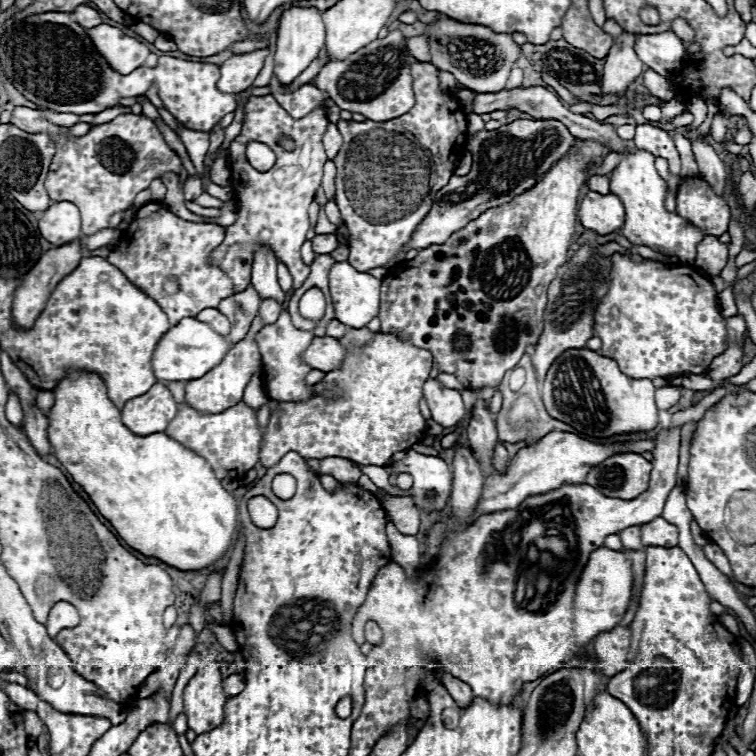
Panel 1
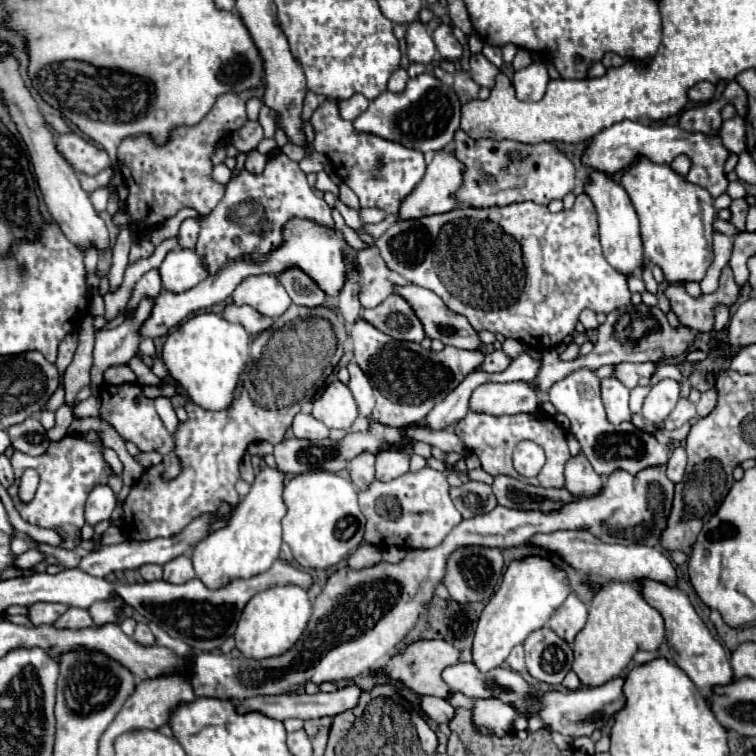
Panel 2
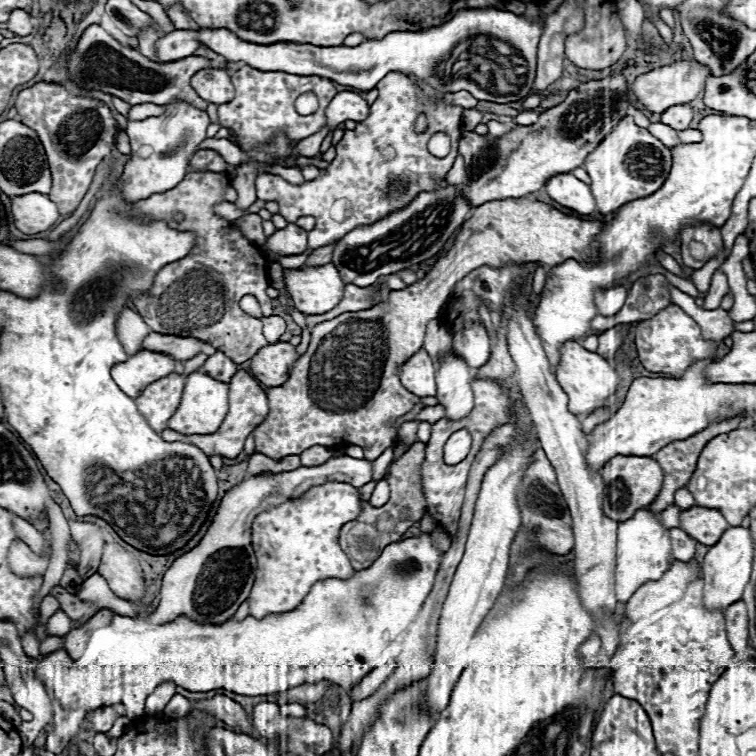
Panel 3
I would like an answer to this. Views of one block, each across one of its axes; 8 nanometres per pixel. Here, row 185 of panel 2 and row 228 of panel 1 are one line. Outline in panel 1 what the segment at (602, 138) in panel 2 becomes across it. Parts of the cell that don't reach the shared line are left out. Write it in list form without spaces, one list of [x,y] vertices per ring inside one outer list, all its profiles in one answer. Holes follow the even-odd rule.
[[[692,176],[692,178],[684,178],[678,186],[676,192],[676,212],[686,218],[692,226],[696,226],[698,230],[704,232],[704,236],[722,236],[728,230],[728,222],[730,222],[730,208],[724,202],[722,196],[718,196],[712,186],[708,186],[708,182],[704,182],[704,178],[700,176]]]

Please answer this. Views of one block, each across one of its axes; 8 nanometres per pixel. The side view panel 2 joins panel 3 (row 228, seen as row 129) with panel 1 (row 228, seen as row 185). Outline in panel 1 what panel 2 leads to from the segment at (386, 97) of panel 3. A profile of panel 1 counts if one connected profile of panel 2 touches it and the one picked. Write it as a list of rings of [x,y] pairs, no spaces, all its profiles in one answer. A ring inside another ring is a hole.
[[[416,62],[410,66],[410,74],[416,104],[408,114],[392,118],[392,122],[340,120],[336,124],[340,134],[344,136],[344,144],[338,156],[334,158],[338,168],[334,200],[350,234],[348,262],[360,272],[384,268],[392,260],[398,260],[400,250],[410,242],[412,234],[416,232],[424,216],[430,212],[436,192],[446,186],[450,176],[454,174],[454,162],[466,146],[466,114],[462,112],[460,102],[450,92],[440,90],[438,68],[428,62]]]

